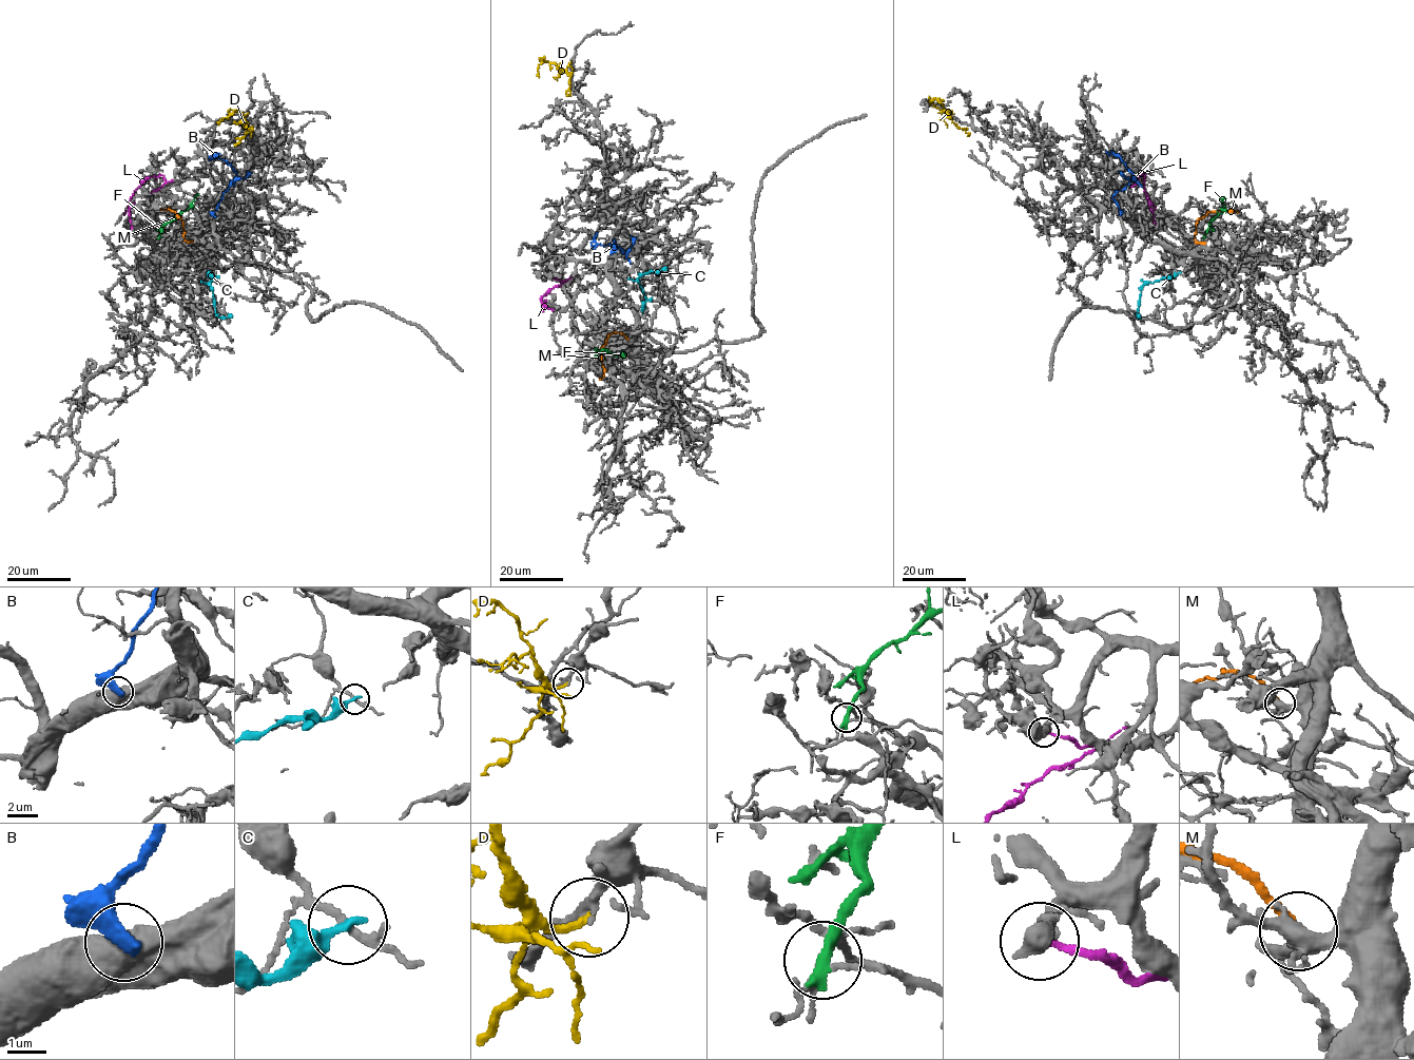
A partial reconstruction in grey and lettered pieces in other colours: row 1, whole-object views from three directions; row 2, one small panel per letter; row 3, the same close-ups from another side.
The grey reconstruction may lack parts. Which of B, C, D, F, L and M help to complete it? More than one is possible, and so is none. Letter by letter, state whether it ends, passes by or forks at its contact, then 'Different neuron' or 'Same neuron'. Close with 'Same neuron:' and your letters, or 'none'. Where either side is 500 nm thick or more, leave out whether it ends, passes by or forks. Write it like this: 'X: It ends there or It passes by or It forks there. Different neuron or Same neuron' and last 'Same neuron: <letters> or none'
B: Different neuron
C: It ends there. Different neuron
D: It ends there. Different neuron
F: It ends there. Different neuron
L: It ends there. Different neuron
M: It ends there. Different neuron
Same neuron: none

